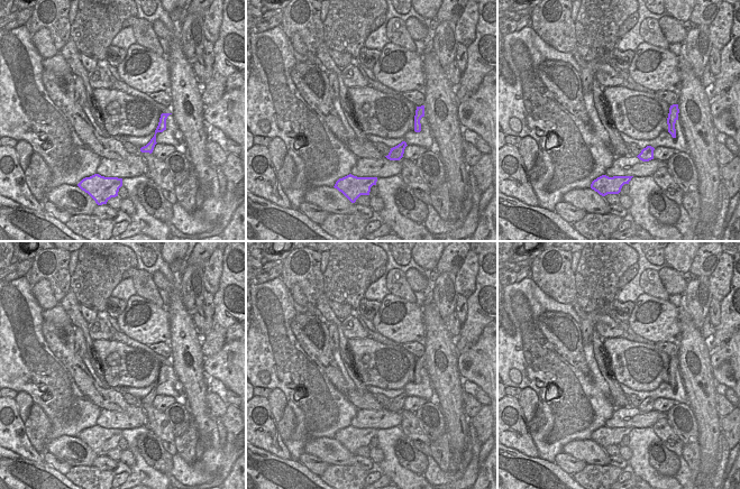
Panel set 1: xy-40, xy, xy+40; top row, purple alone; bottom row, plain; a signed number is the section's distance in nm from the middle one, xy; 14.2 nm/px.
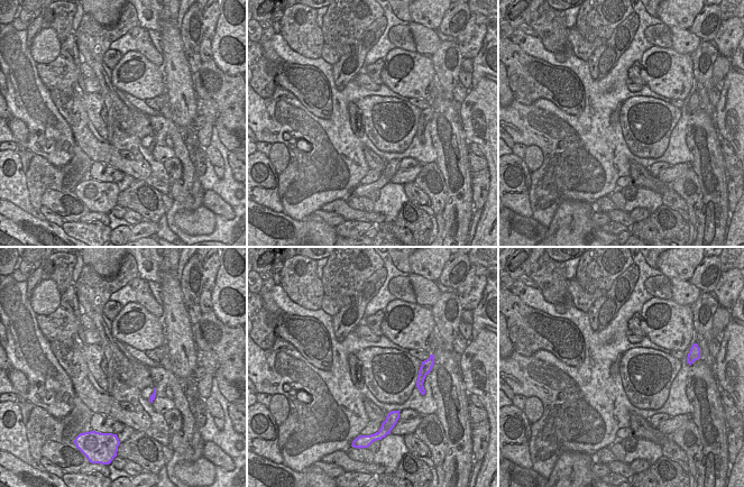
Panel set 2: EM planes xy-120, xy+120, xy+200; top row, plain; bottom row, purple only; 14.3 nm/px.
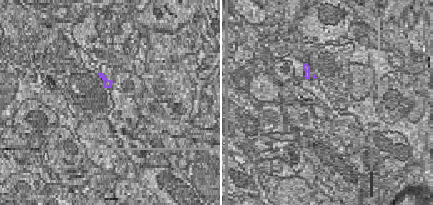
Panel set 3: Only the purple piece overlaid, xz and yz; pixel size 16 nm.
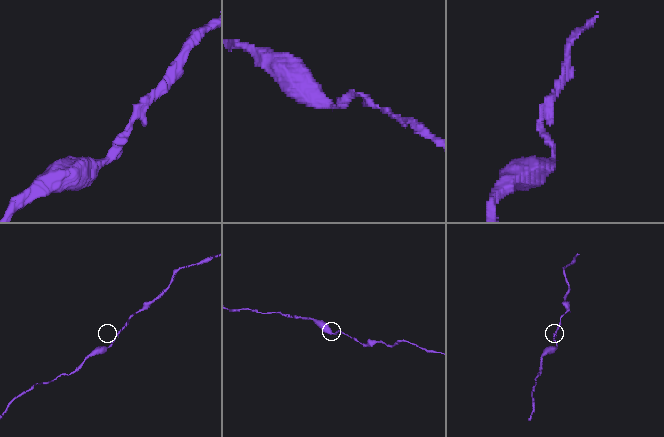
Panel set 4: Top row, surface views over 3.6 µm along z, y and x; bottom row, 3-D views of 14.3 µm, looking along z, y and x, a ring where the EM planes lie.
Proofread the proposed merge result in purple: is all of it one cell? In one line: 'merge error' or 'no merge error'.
no merge error

